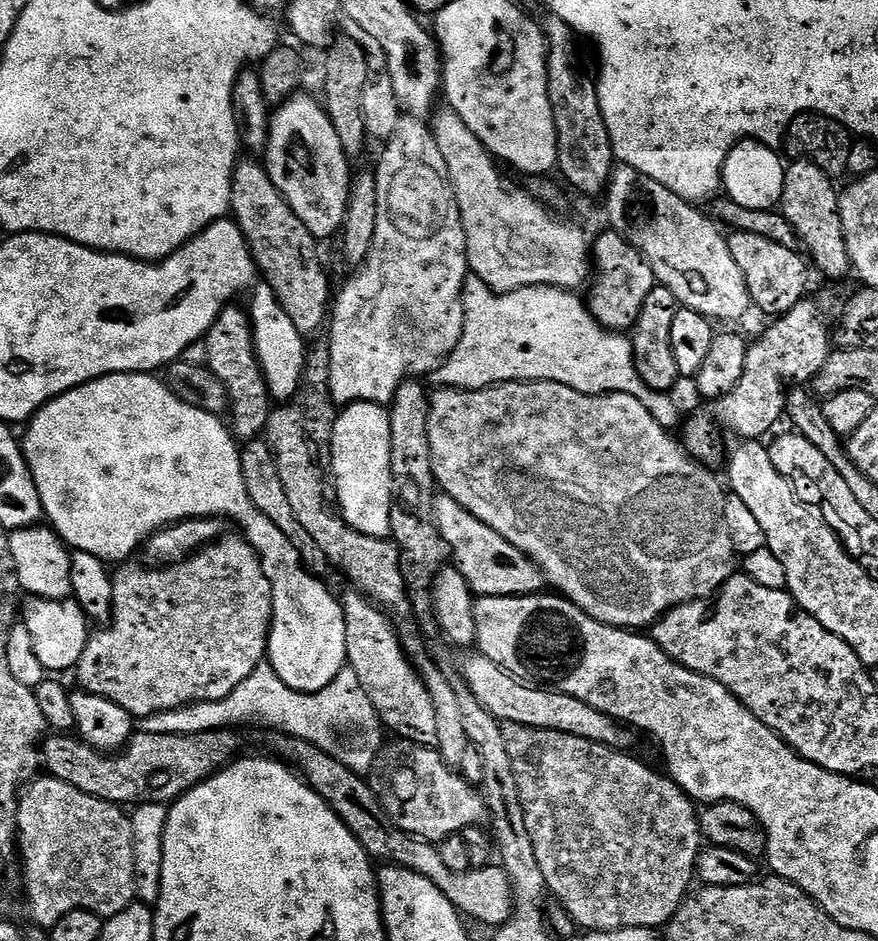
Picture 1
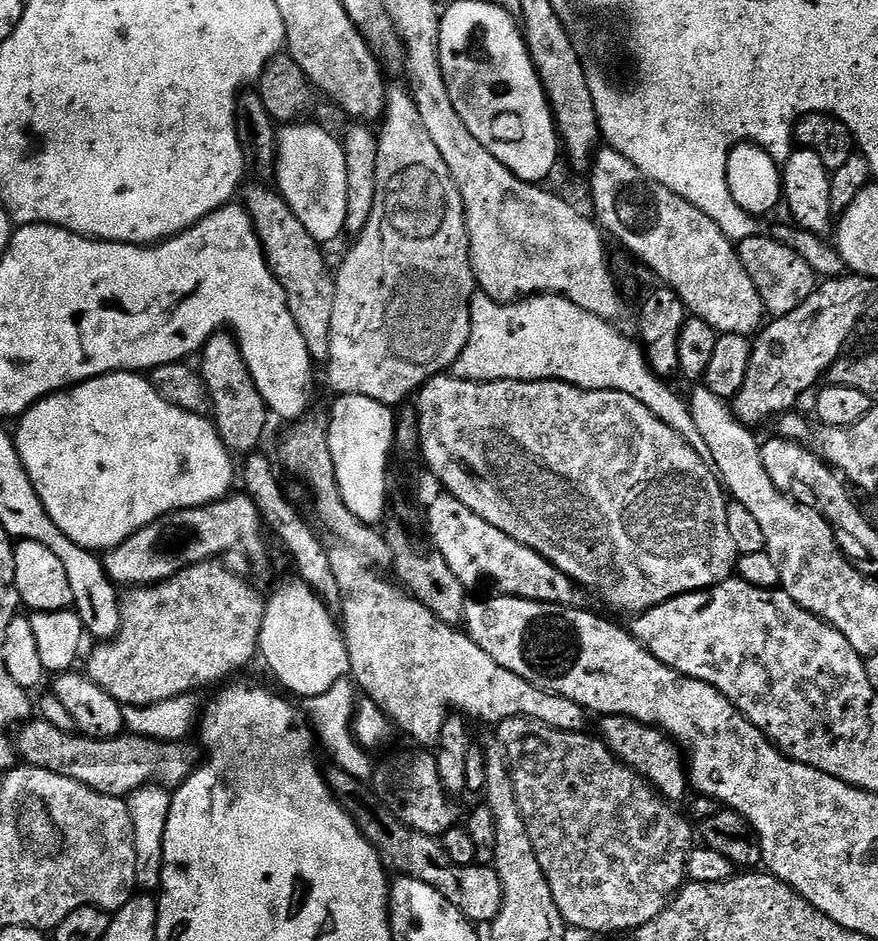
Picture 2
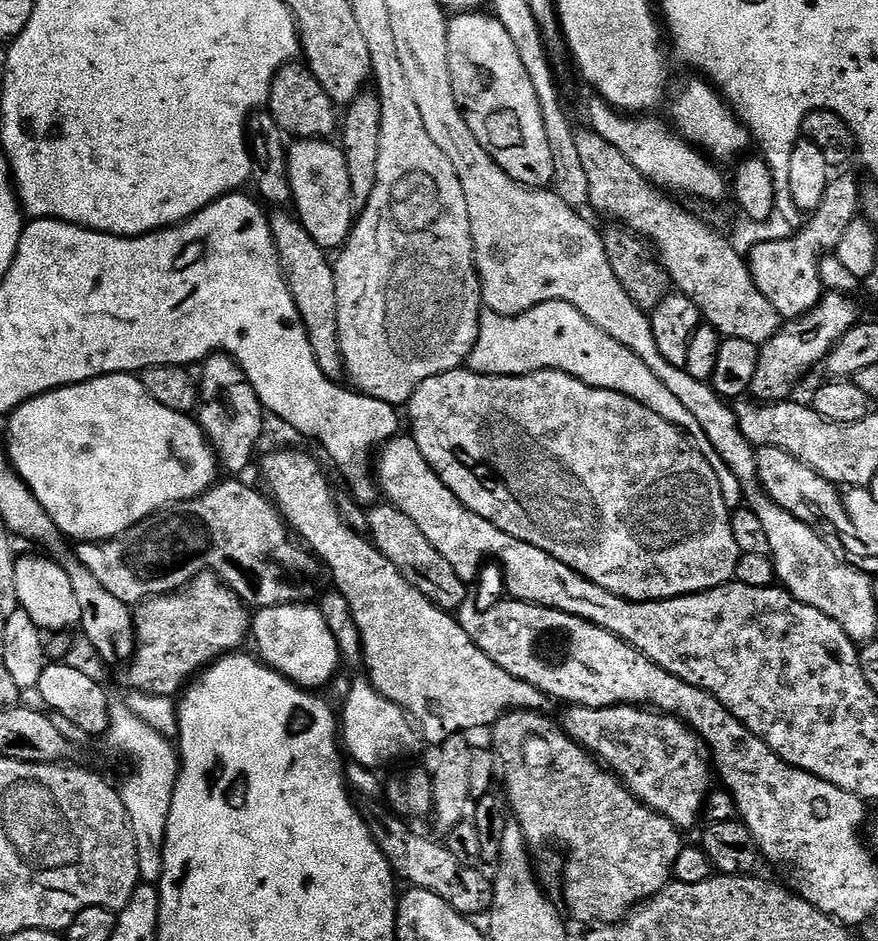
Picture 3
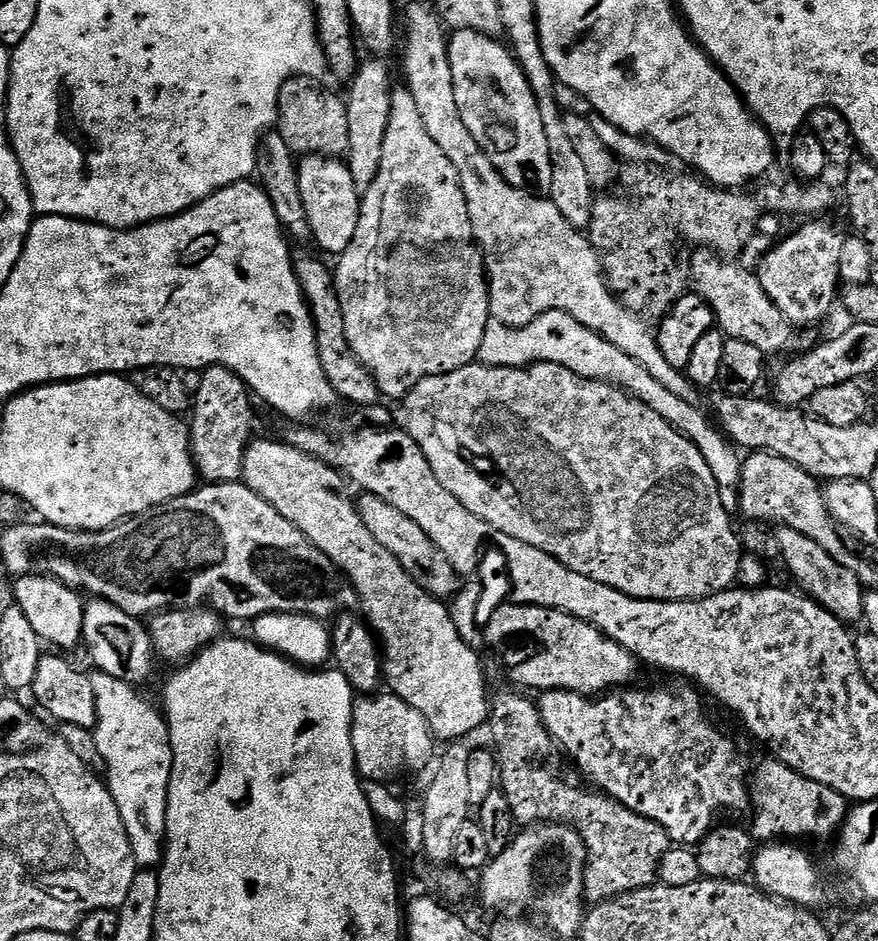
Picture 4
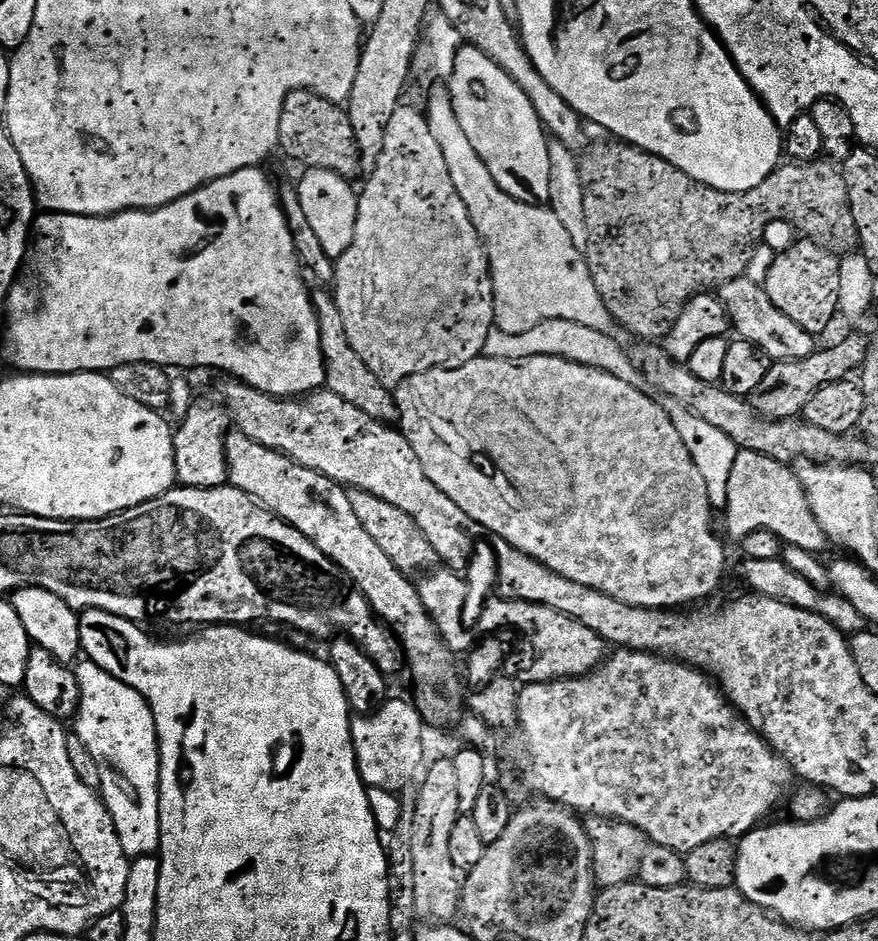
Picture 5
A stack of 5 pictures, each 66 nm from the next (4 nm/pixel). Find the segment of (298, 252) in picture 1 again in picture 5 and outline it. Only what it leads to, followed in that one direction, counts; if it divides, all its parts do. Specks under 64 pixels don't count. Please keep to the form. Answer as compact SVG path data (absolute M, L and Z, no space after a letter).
M328 290L313 291L312 308L316 311L316 321L320 331L320 345L324 359L324 383L327 391L338 394L342 402L350 402L350 406L358 406L362 414L370 414L370 418L381 420L389 426L395 425L400 419L396 397L393 389L388 388L378 378L374 378L370 366L358 358L354 346L350 346L350 338L346 338L346 322L342 322L342 314L336 305L335 295Z

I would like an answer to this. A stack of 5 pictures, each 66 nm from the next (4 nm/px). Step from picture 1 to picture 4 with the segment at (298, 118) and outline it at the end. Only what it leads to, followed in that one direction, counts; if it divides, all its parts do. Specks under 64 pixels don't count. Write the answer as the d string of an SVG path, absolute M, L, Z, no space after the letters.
M305 155L298 164L298 186L302 190L302 203L306 206L306 218L310 218L310 230L315 247L339 258L350 246L354 230L358 230L362 194L350 178L350 170L343 159L334 156Z

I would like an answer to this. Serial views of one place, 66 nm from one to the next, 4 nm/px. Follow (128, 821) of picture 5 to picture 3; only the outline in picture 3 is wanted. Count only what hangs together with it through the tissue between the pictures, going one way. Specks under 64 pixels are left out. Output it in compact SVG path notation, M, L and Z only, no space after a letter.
M135 690L127 694L129 695L129 709L118 702L112 704L106 741L108 740L109 746L118 755L132 760L132 773L125 778L124 785L119 785L118 791L126 806L130 826L134 830L134 846L138 846L138 870L141 881L156 886L159 885L164 873L166 830L170 822L170 806L174 802L176 780L180 777L181 759L177 745L173 741L171 744L164 737L177 735L176 710L178 704L170 696L146 694Z

